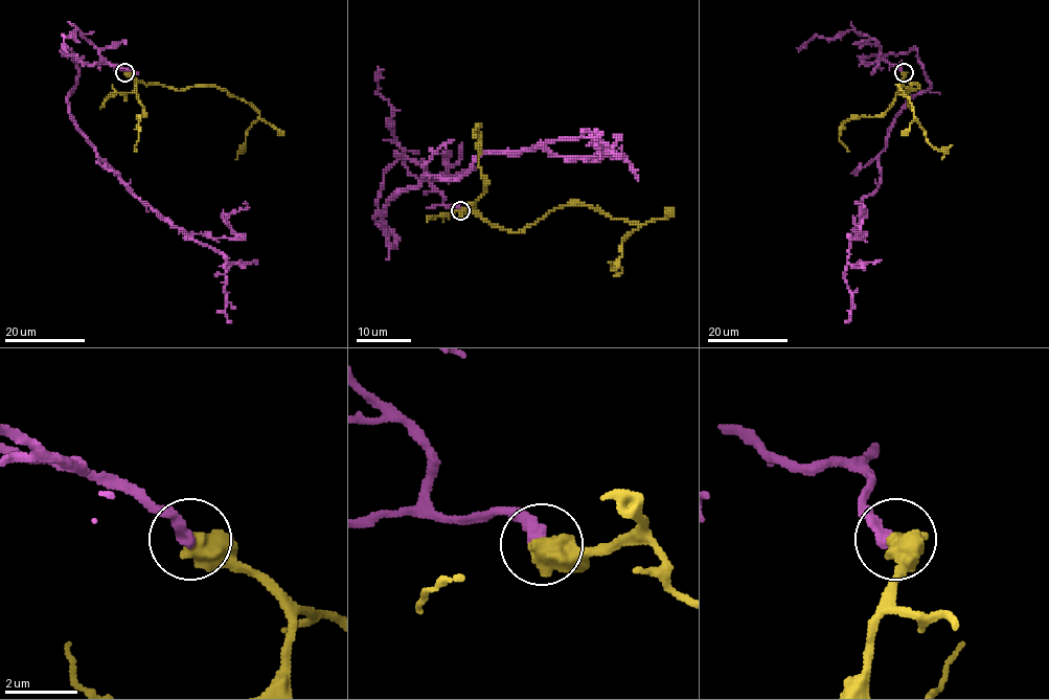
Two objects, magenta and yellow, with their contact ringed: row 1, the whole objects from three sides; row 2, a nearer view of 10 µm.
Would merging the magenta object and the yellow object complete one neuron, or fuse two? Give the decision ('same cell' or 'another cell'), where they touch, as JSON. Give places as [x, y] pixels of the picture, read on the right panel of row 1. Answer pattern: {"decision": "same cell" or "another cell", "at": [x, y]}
{"decision": "same cell", "at": [904, 72]}

